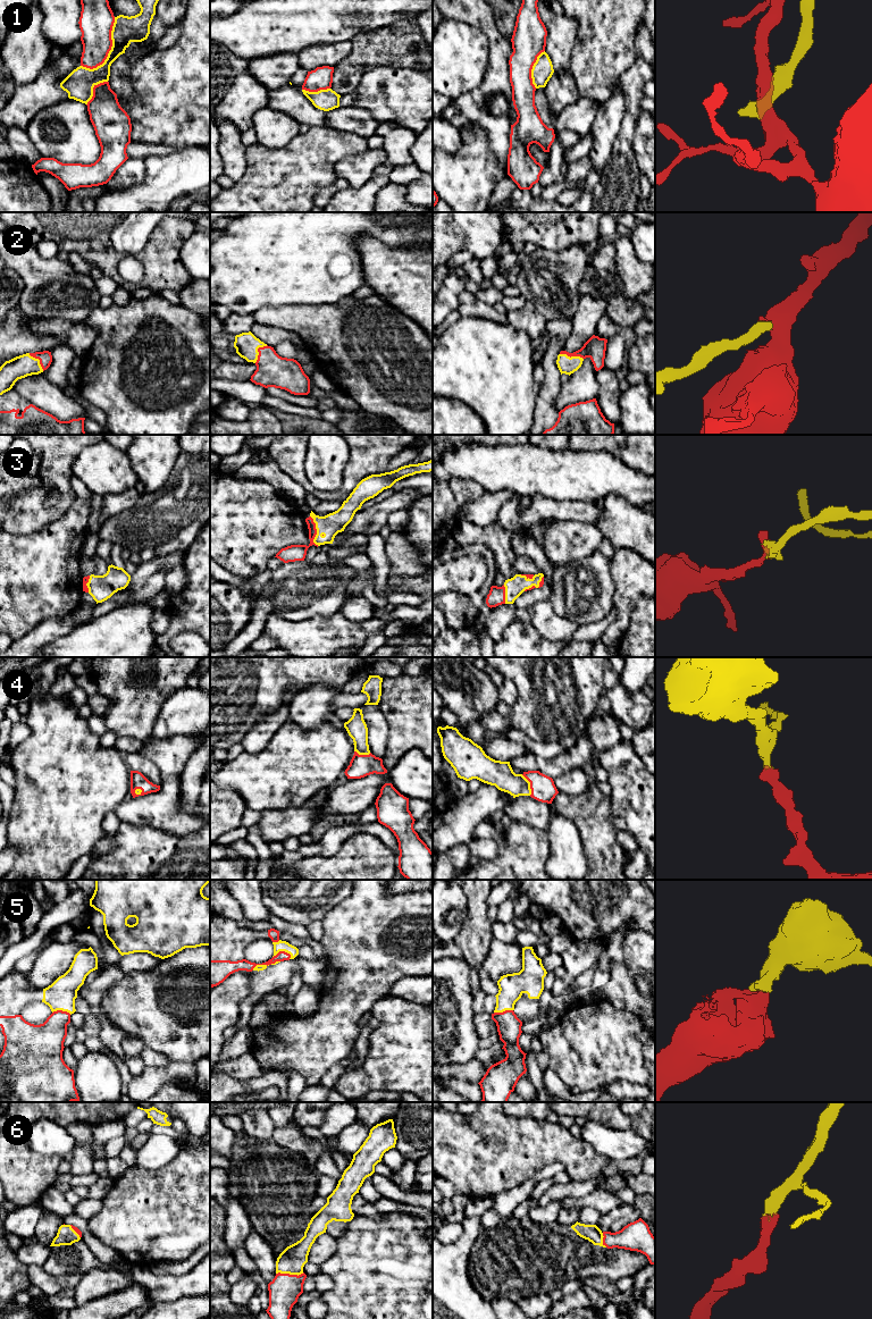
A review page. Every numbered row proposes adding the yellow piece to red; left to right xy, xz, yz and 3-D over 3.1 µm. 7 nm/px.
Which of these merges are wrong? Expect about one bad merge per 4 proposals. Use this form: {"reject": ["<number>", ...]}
{"reject": ["1"]}

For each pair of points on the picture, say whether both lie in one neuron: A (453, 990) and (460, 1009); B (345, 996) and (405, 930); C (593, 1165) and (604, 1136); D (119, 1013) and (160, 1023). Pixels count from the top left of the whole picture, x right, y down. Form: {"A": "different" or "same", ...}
{"A": "same", "B": "same", "C": "different", "D": "same"}

